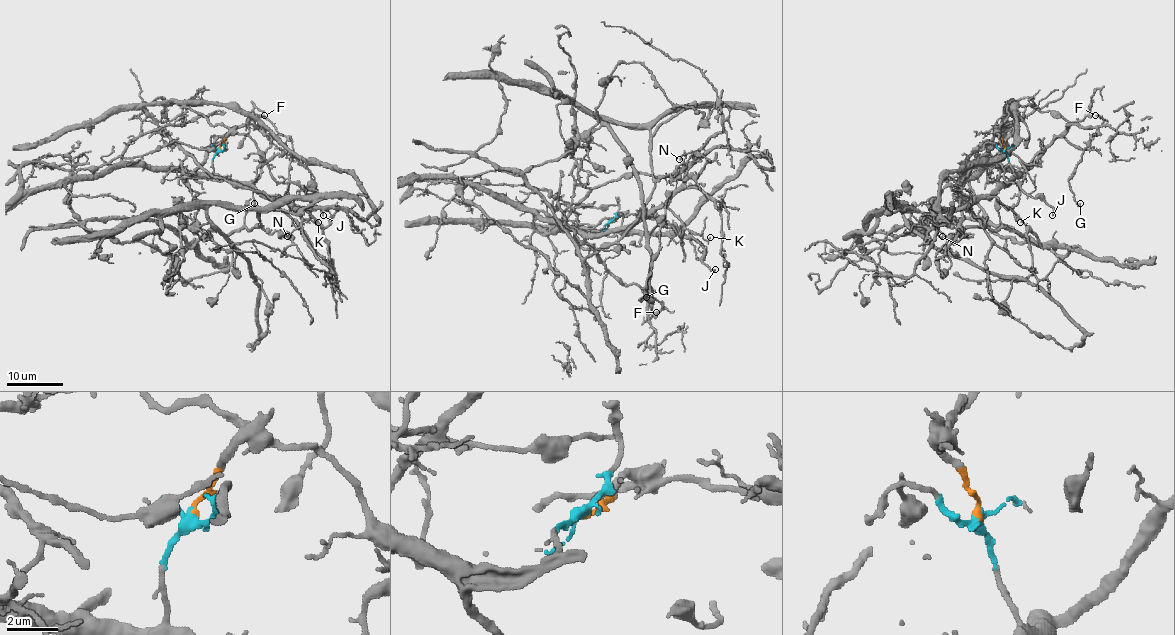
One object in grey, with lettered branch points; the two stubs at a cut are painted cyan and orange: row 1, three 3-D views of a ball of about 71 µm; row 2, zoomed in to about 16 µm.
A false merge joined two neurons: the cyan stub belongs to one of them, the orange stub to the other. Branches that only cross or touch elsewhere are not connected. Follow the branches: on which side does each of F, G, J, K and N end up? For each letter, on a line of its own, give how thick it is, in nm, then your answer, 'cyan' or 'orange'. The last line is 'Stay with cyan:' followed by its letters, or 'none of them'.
F: 100 nm thick; cyan
G: 160 nm thick; cyan
J: 200 nm thick; orange
K: 80 nm thick; cyan
N: 170 nm thick; cyan
Stay with cyan: F, G, K, N

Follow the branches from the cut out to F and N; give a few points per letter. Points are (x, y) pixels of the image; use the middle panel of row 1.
F: (611, 222), (586, 242), (612, 273), (627, 284), (638, 286), (647, 300), (647, 318), (656, 313)
N: (611, 222), (604, 226), (607, 231), (634, 225), (649, 215), (681, 185), (693, 155), (682, 154), (679, 160)

